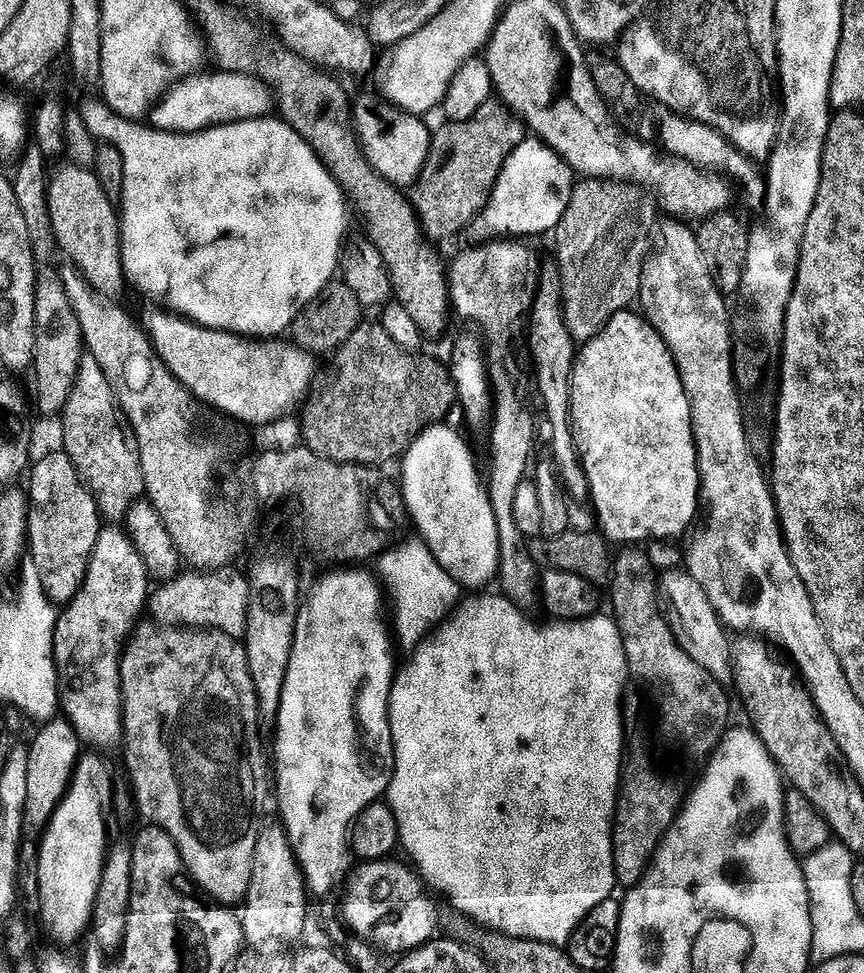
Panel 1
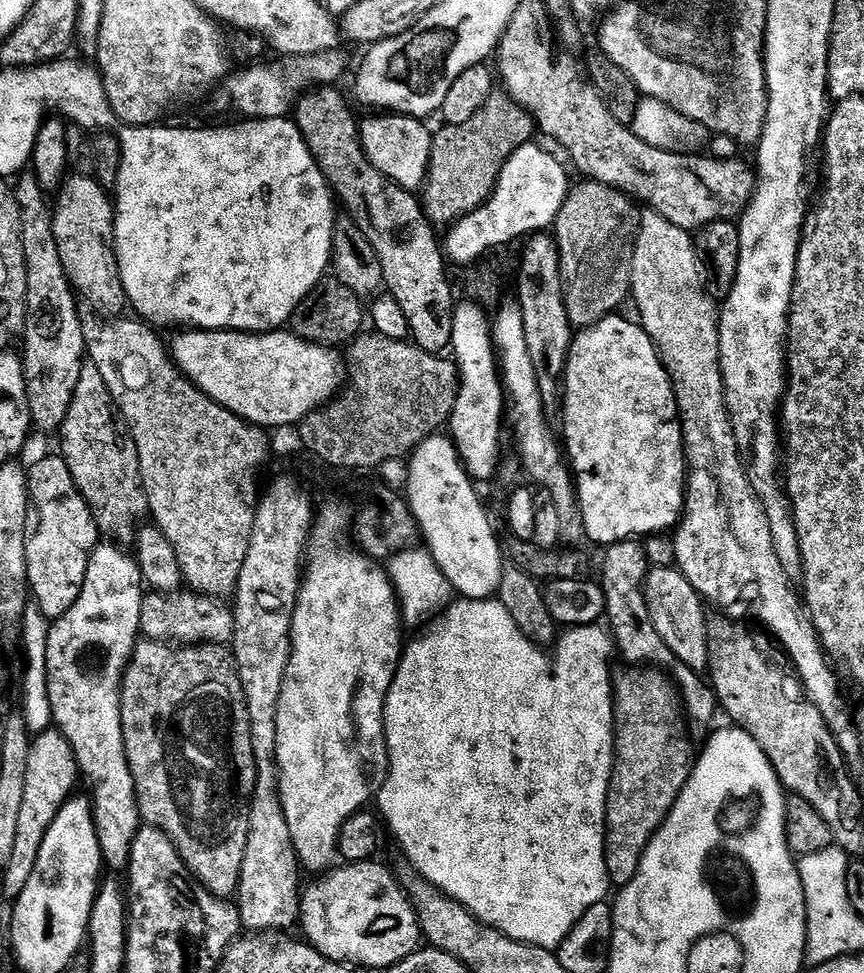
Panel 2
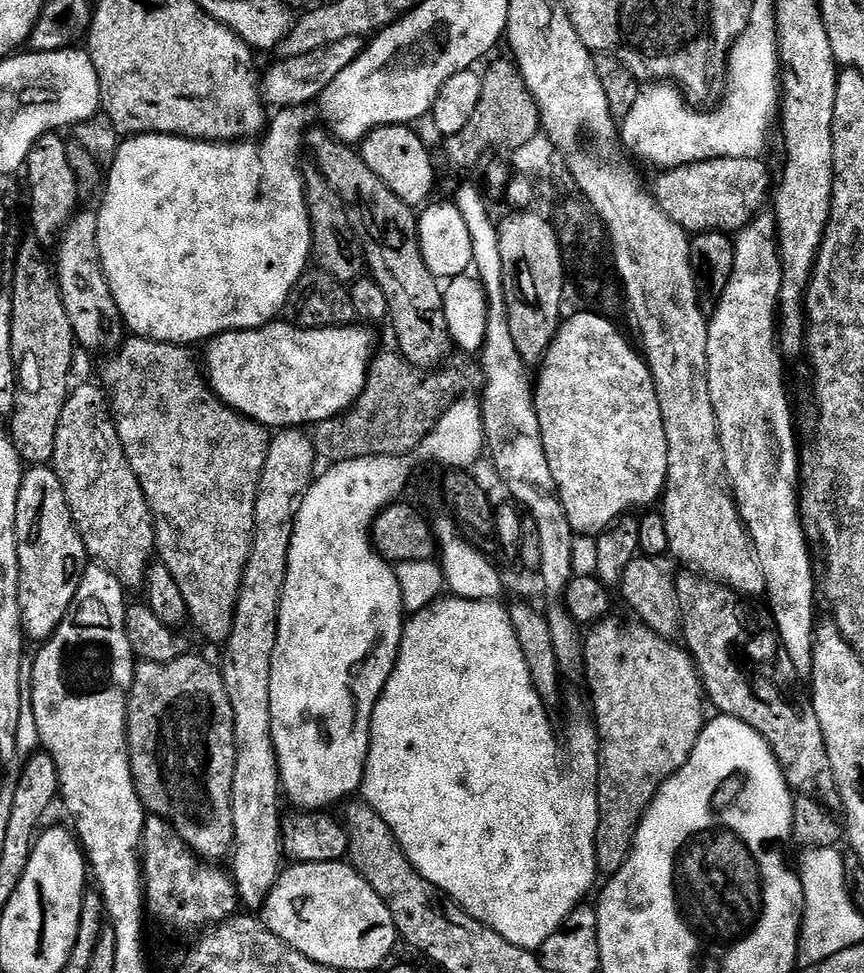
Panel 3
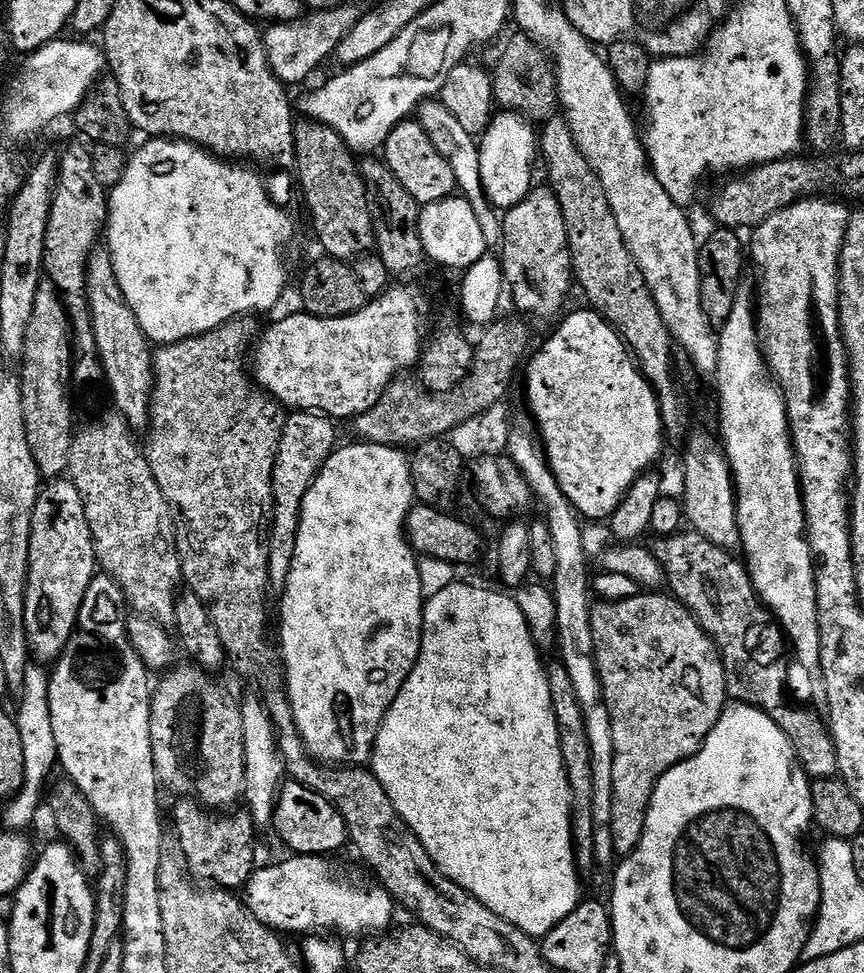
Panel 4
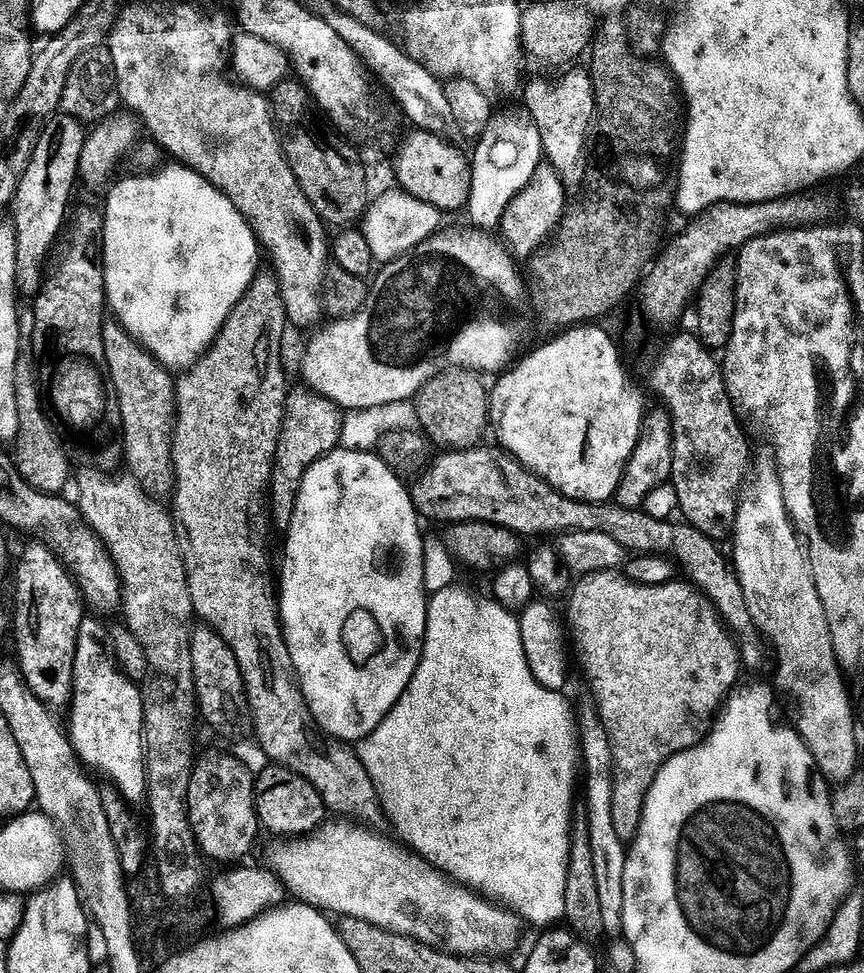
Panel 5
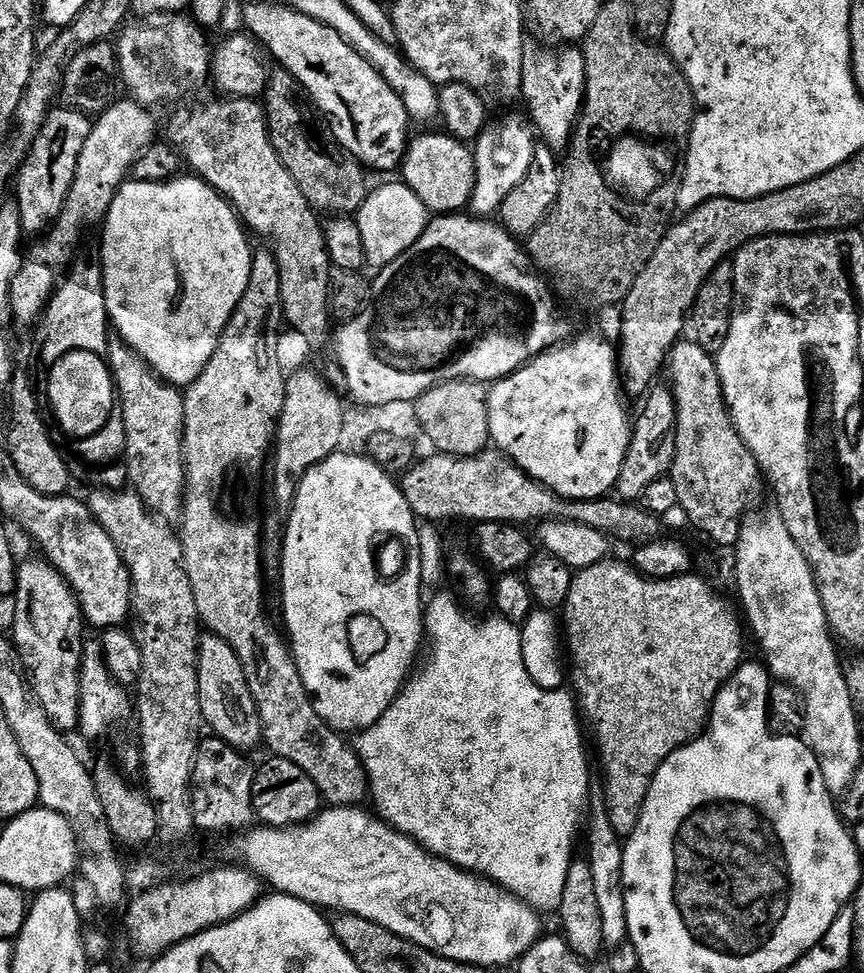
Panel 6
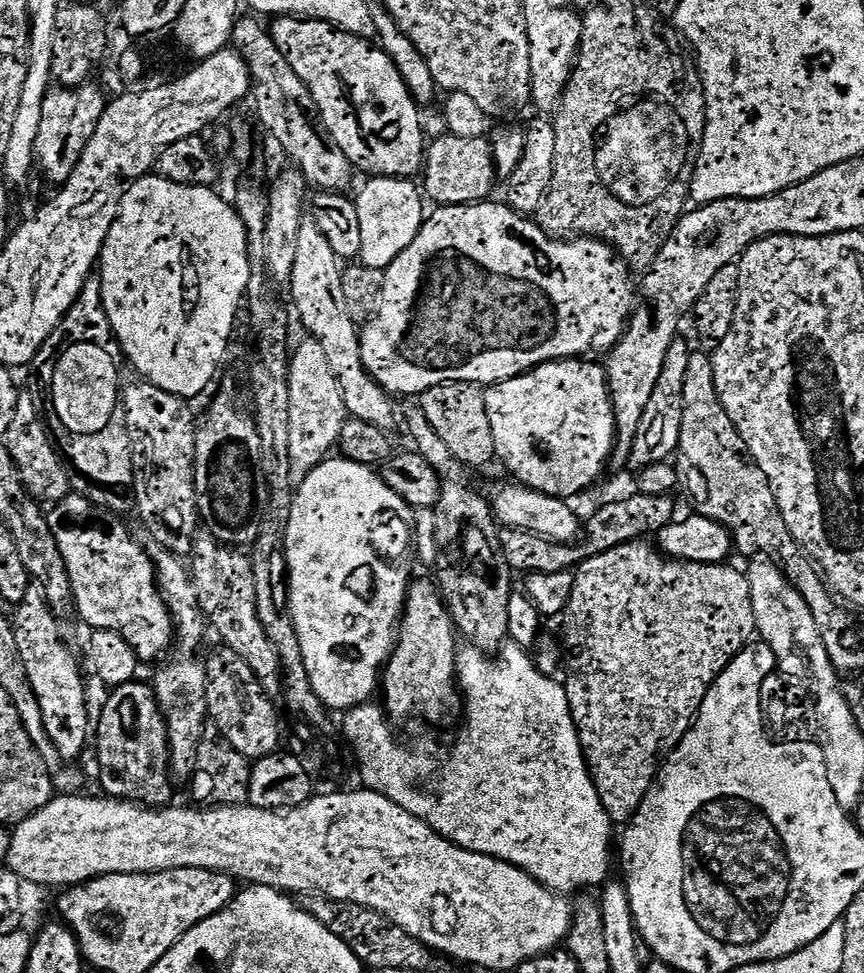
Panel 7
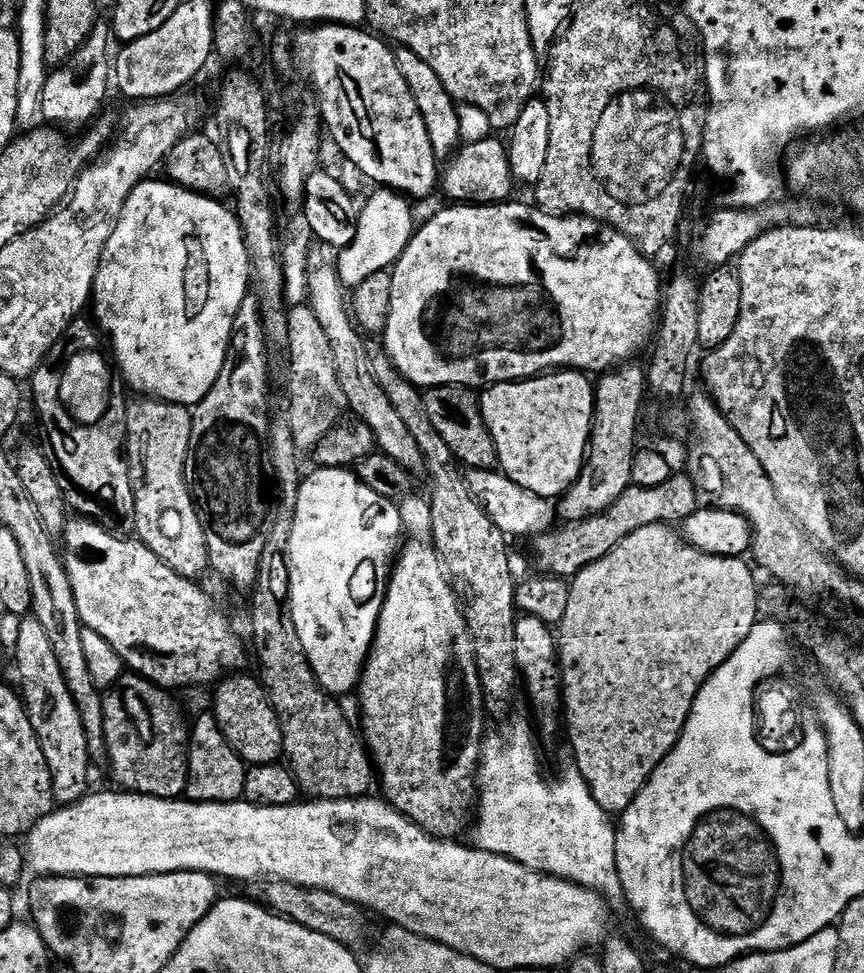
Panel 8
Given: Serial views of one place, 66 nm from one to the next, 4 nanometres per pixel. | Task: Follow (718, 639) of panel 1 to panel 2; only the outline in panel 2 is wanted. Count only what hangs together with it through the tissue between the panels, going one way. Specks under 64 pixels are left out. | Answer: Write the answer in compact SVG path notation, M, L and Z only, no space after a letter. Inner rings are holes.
M663 569L658 584L662 589L656 588L649 592L650 600L646 604L646 612L650 614L650 624L657 630L673 657L680 664L691 670L702 672L710 664L712 658L712 645L709 639L707 622L708 612L703 597L694 590L691 582L681 575L679 569ZM705 668L705 670L703 670Z

